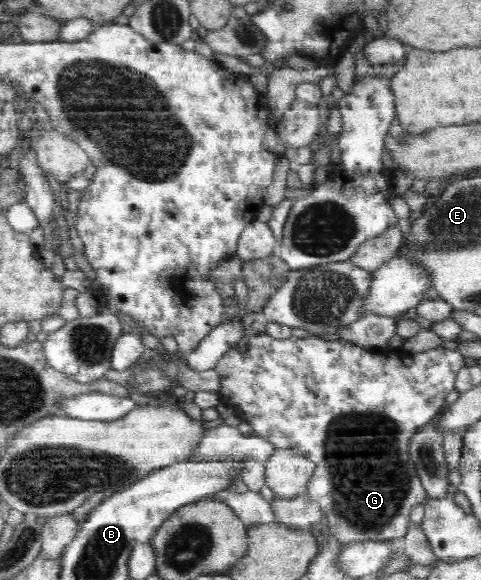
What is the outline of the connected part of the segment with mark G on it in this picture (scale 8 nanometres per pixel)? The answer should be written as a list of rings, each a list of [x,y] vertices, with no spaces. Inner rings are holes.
[[[265,333],[249,336],[247,344],[246,353],[240,353],[237,351],[237,347],[233,346],[231,350],[225,352],[221,360],[215,365],[214,369],[219,373],[220,378],[220,389],[217,392],[220,396],[220,402],[227,404],[236,414],[249,423],[253,427],[254,435],[271,442],[278,449],[295,449],[315,463],[315,472],[313,472],[309,484],[307,484],[306,495],[320,504],[322,513],[327,518],[331,535],[337,537],[341,544],[348,545],[364,540],[402,540],[409,526],[411,526],[409,519],[411,509],[416,504],[423,504],[429,498],[418,477],[415,465],[409,458],[408,446],[411,438],[418,434],[422,426],[434,423],[447,408],[445,397],[456,388],[456,374],[465,366],[465,357],[456,349],[444,349],[439,346],[415,354],[407,364],[403,360],[399,360],[399,366],[397,366],[397,360],[391,360],[391,358],[385,358],[385,356],[375,356],[375,354],[363,350],[361,346],[339,340],[328,341],[315,336],[276,339]]]

